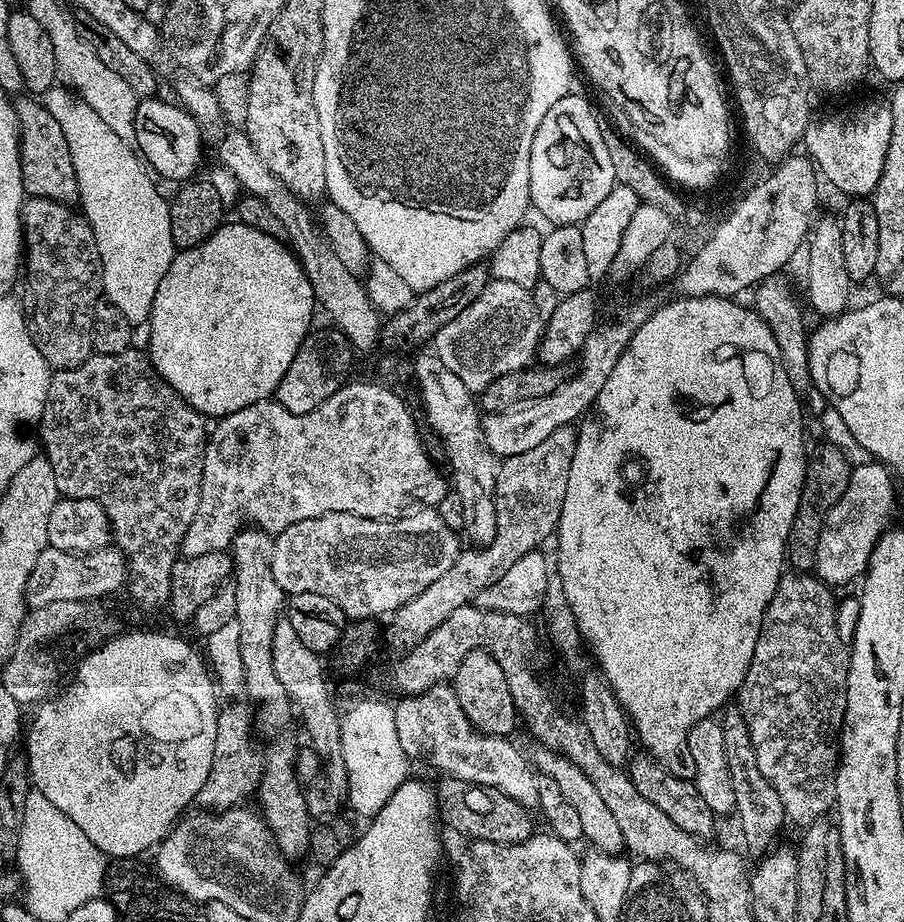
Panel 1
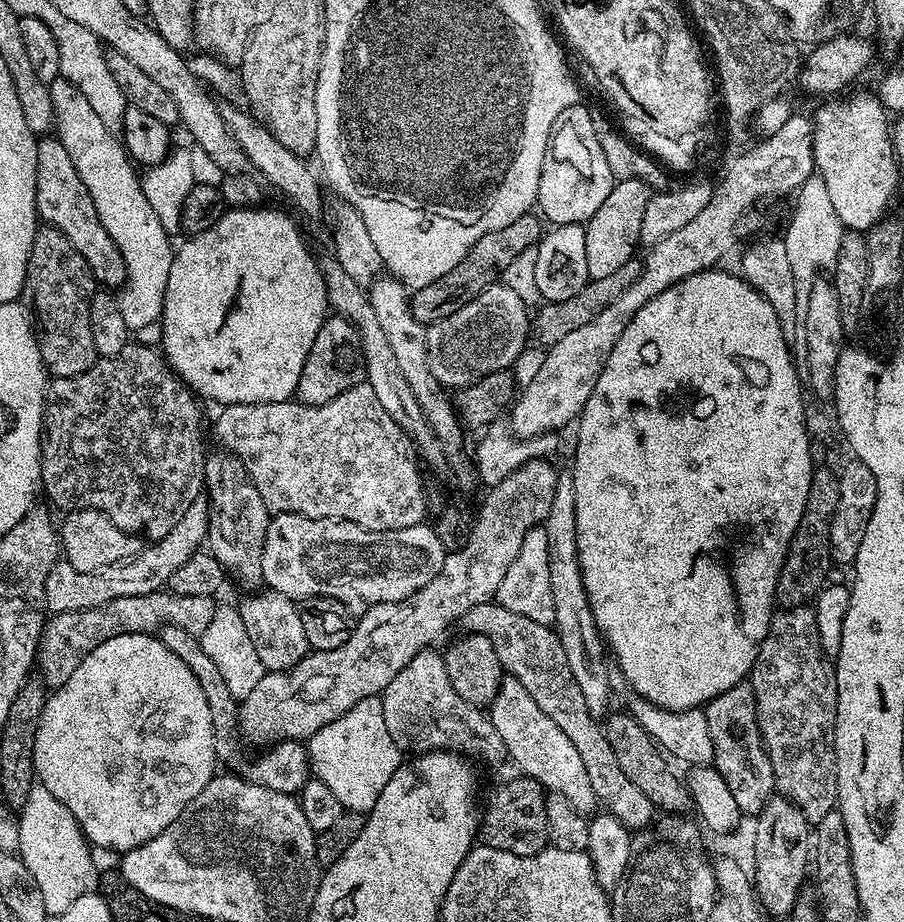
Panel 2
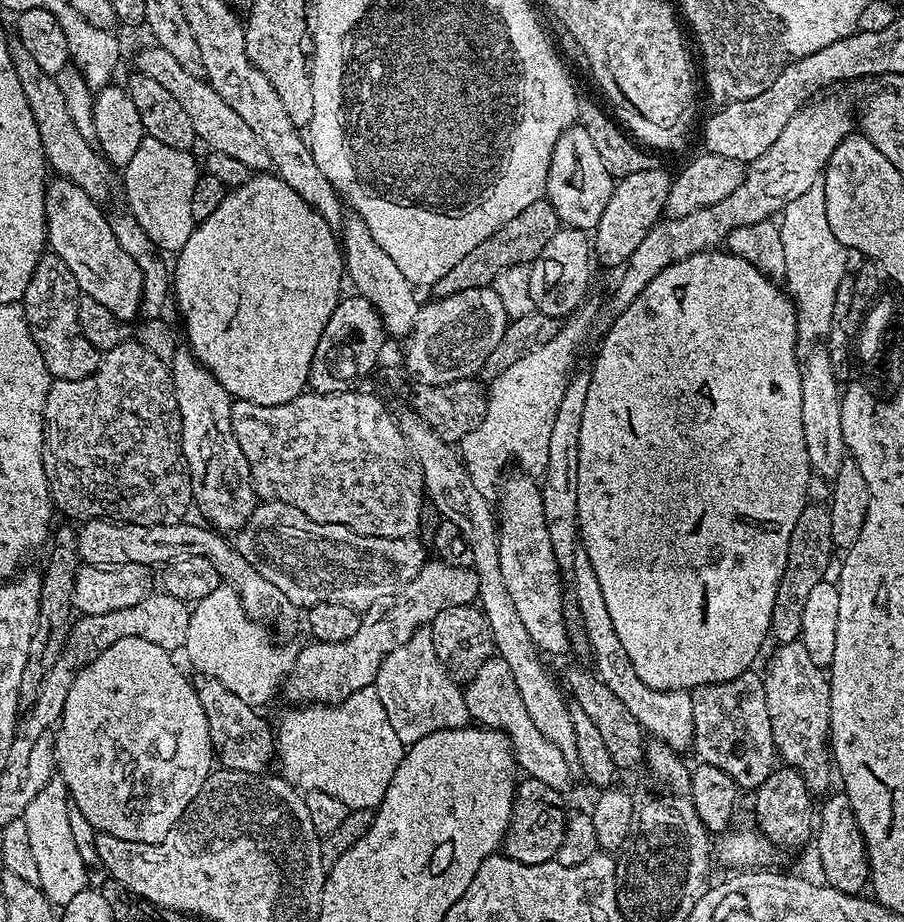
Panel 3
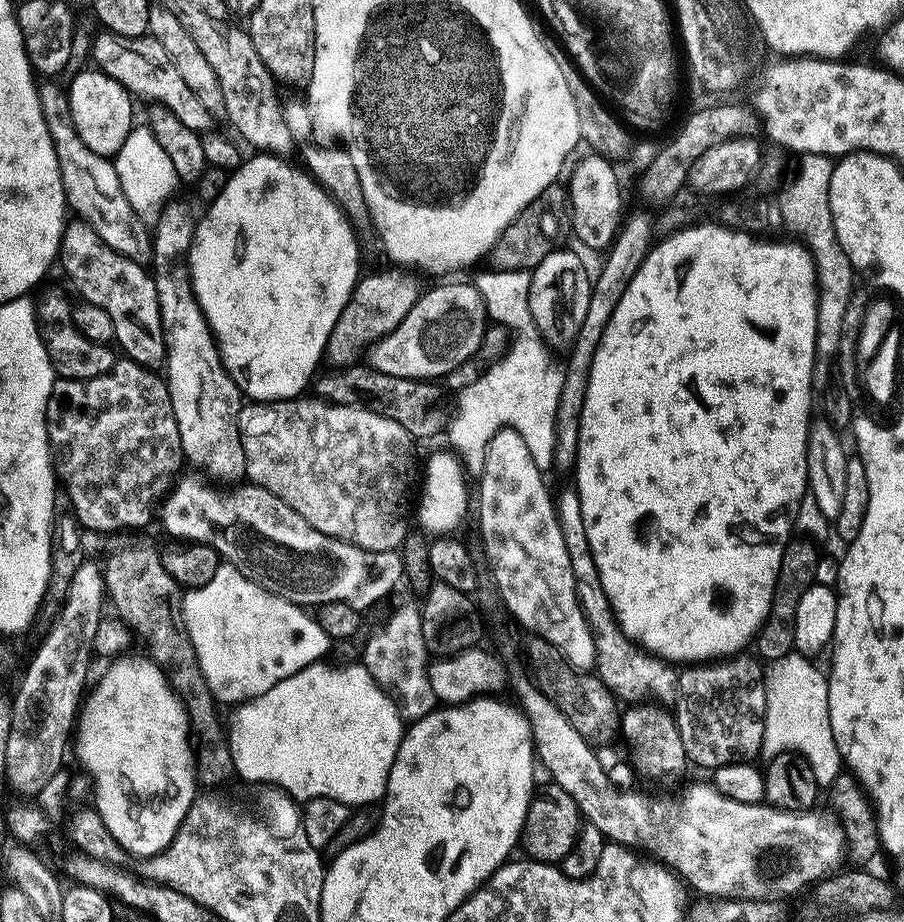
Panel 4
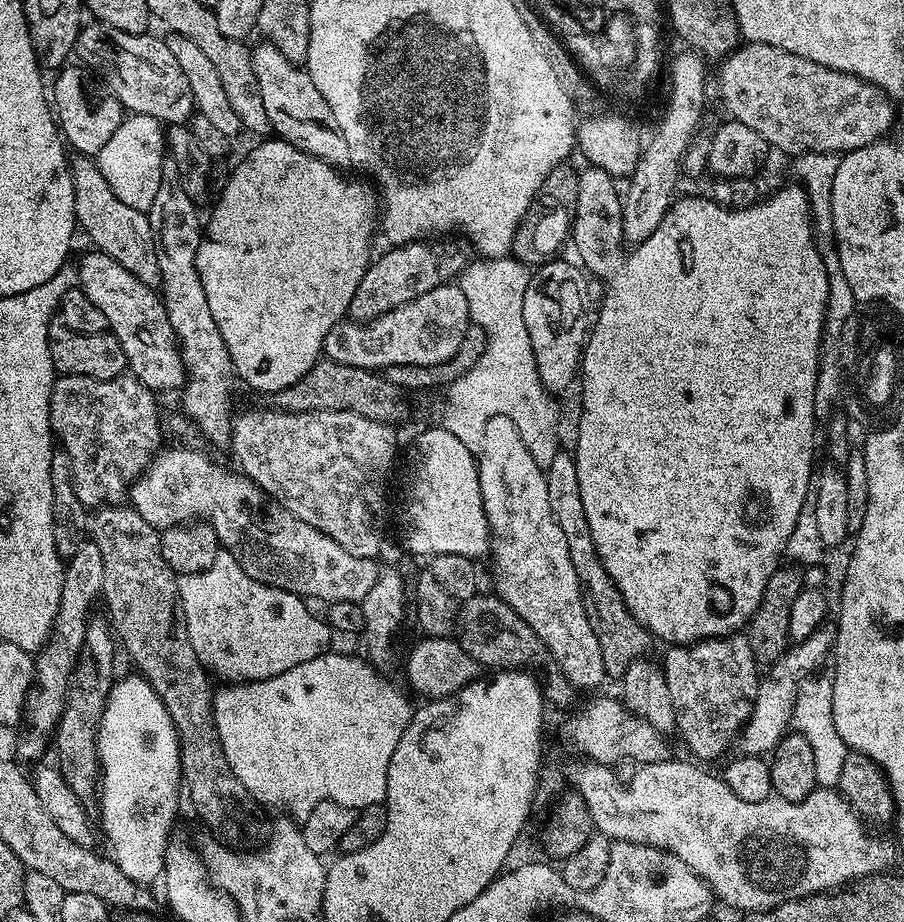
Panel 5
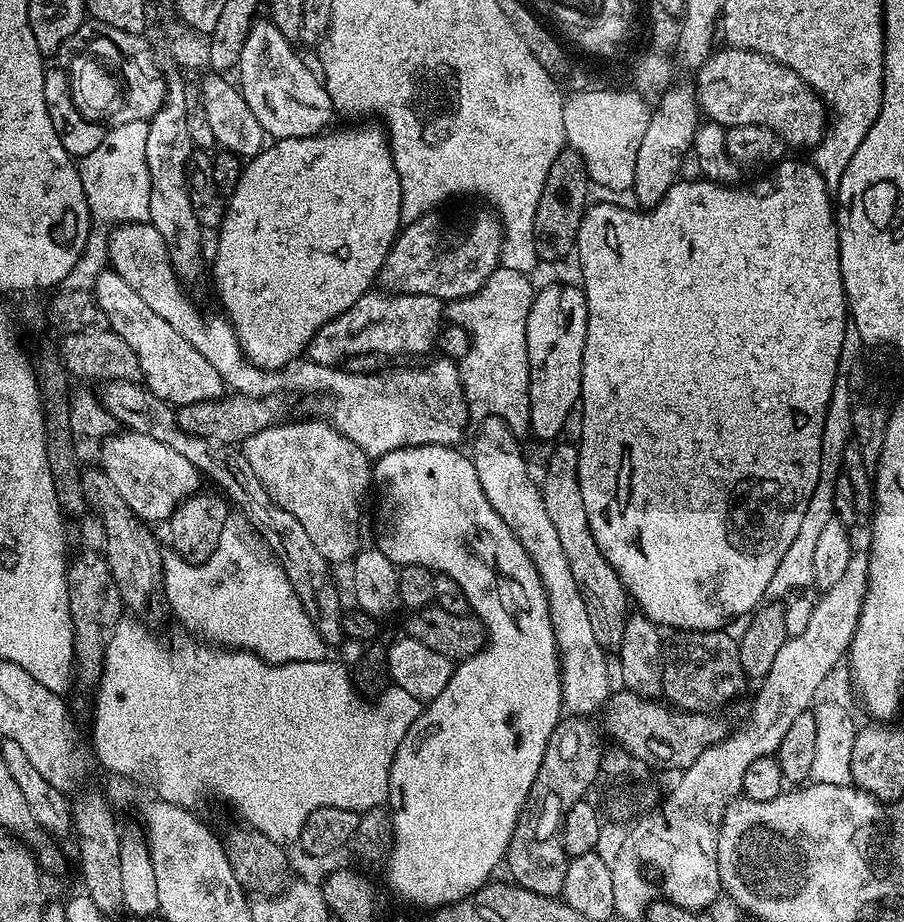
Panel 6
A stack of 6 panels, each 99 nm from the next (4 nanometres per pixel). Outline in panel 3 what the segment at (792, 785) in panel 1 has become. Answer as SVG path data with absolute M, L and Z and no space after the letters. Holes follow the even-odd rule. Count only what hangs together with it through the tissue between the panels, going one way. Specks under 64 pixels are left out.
M791 640L789 644L779 645L775 650L777 652L769 658L768 669L763 669L762 675L776 755L787 767L802 774L809 792L827 793L828 783L834 780L828 730L832 685L825 669L814 666L810 654L806 654L806 646L802 646L799 640Z

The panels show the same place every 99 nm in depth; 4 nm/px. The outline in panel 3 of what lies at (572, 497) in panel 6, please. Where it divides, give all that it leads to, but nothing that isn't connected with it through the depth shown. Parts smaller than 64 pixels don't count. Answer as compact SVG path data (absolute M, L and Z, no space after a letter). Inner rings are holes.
M583 550L574 554L574 566L570 573L570 590L574 592L574 603L582 610L582 622L586 626L588 641L592 647L590 660L596 663L594 672L602 682L610 688L627 707L637 722L653 740L660 740L676 752L687 753L692 748L694 738L694 702L691 691L654 690L634 674L634 666L630 666L630 658L626 658L626 650L618 634L614 634L614 622L610 618L610 610L606 610L606 598L602 598L602 586L598 586L598 574L594 574L594 566L590 566L590 558Z

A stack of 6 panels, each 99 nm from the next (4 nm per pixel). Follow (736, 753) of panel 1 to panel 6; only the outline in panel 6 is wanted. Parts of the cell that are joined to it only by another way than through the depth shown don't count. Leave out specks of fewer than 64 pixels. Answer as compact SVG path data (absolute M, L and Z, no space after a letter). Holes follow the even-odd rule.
M717 630L715 632L681 632L677 631L676 636L672 641L665 643L662 648L662 682L664 683L664 690L662 693L663 699L667 701L673 709L681 712L710 712L715 713L720 710L723 704L731 702L735 696L740 696L744 692L744 683L746 683L746 677L742 666L740 665L740 646L735 635L731 636L728 630Z

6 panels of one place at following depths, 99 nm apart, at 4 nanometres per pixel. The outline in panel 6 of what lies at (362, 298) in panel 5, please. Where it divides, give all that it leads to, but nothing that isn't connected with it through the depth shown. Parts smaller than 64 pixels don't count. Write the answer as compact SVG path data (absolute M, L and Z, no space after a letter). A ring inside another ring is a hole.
M483 207L472 208L468 213L433 210L424 213L417 220L405 223L382 266L378 277L379 287L392 294L436 296L441 302L460 300L464 296L475 294L488 281L493 270L502 264L502 224L491 207Z

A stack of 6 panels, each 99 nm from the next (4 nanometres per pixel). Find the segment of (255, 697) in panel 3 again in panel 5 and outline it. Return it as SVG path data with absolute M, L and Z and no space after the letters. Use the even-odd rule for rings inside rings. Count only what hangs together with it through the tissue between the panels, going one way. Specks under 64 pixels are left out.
M220 551L218 558L214 558L210 570L179 577L179 585L181 608L194 653L201 660L201 666L213 677L221 676L224 682L274 678L302 662L318 658L329 647L330 632L325 621L321 617L319 620L301 597L281 588L267 588L262 582L250 578L250 574L246 574L246 570L242 570L242 566L238 566L226 551Z

